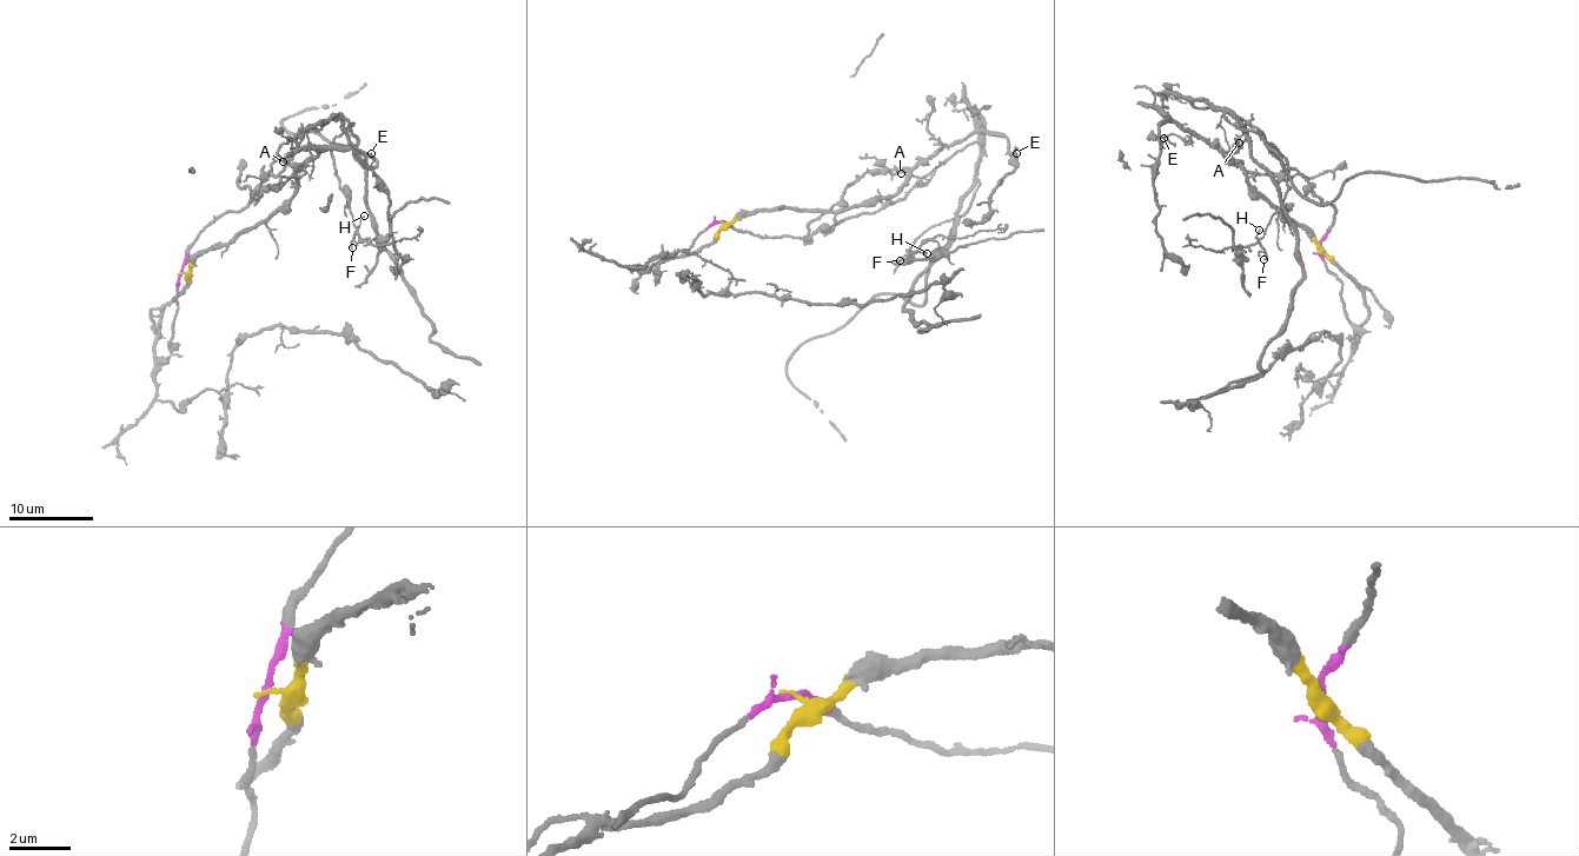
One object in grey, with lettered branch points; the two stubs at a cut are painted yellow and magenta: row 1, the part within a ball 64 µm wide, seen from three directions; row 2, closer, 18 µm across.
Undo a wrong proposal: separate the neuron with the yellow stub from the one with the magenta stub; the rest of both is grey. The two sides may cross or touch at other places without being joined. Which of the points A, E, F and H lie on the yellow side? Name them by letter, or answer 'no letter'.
E

